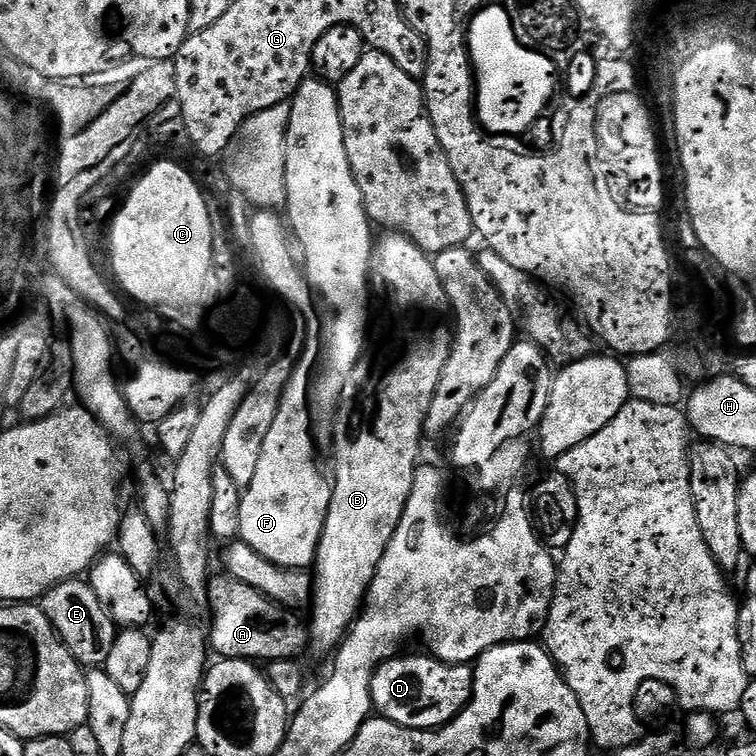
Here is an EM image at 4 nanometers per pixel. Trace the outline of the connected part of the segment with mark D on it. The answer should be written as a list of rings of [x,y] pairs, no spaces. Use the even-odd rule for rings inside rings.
[[[431,654],[397,655],[378,665],[370,685],[370,704],[381,717],[403,728],[443,728],[472,700],[474,672],[466,664],[446,664]]]

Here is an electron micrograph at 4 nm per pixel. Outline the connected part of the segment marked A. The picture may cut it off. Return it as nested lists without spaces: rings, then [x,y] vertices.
[[[227,574],[213,575],[208,582],[207,607],[212,607],[210,648],[217,657],[225,660],[296,660],[310,644],[310,628],[299,620],[293,609],[285,608],[266,594],[246,586]]]

